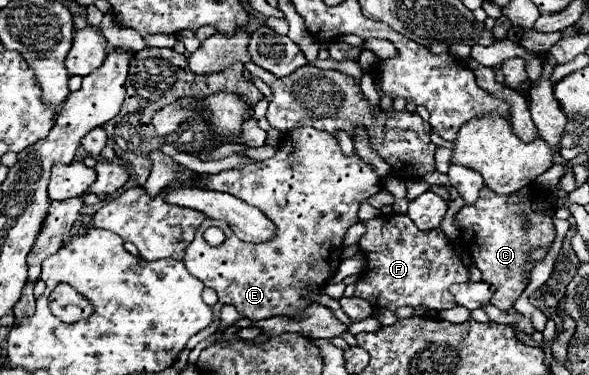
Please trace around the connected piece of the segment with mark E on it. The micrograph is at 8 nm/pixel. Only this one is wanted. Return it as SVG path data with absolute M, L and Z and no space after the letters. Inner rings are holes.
M302 125L284 133L274 157L210 175L204 189L240 195L242 201L264 211L276 225L270 241L250 245L236 239L226 222L206 219L182 259L188 273L218 293L220 303L234 305L246 319L258 321L276 315L298 317L312 303L304 299L304 293L324 287L338 271L344 241L340 235L345 235L348 227L356 223L360 203L378 193L382 183L374 169L362 163L356 153L344 157L330 133ZM212 225L219 227L226 237L218 247L202 241L202 233Z

